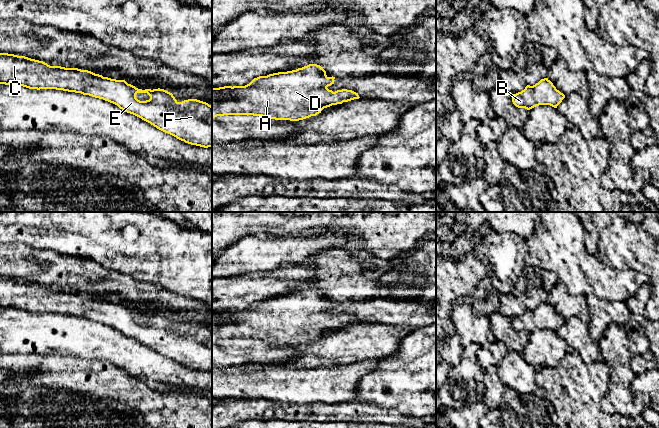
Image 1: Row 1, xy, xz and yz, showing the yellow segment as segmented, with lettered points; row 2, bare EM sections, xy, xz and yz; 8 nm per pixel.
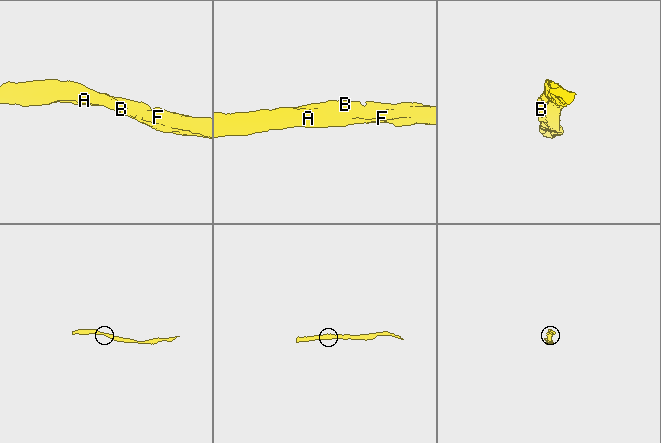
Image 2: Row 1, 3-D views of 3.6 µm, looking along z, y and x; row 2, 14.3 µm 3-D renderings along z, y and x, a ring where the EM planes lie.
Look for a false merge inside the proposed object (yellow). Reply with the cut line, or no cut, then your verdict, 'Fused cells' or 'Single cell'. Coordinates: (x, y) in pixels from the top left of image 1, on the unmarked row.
No split. Single cell

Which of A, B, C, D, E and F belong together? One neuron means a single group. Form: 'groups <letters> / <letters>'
groups A B C D E F

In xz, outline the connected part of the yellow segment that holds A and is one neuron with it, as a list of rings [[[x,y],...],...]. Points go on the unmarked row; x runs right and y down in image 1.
[[[317,288],[287,296],[278,296],[254,302],[245,310],[212,312],[212,343],[224,339],[253,339],[275,344],[299,345],[321,337],[324,332],[359,323],[358,317],[342,313],[333,316],[327,311],[335,301],[328,301]]]

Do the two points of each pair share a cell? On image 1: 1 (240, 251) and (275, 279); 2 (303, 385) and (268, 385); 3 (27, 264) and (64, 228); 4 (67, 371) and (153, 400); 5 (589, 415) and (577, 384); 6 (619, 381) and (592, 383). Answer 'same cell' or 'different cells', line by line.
1: different cells
2: same cell
3: different cells
4: same cell
5: same cell
6: different cells

